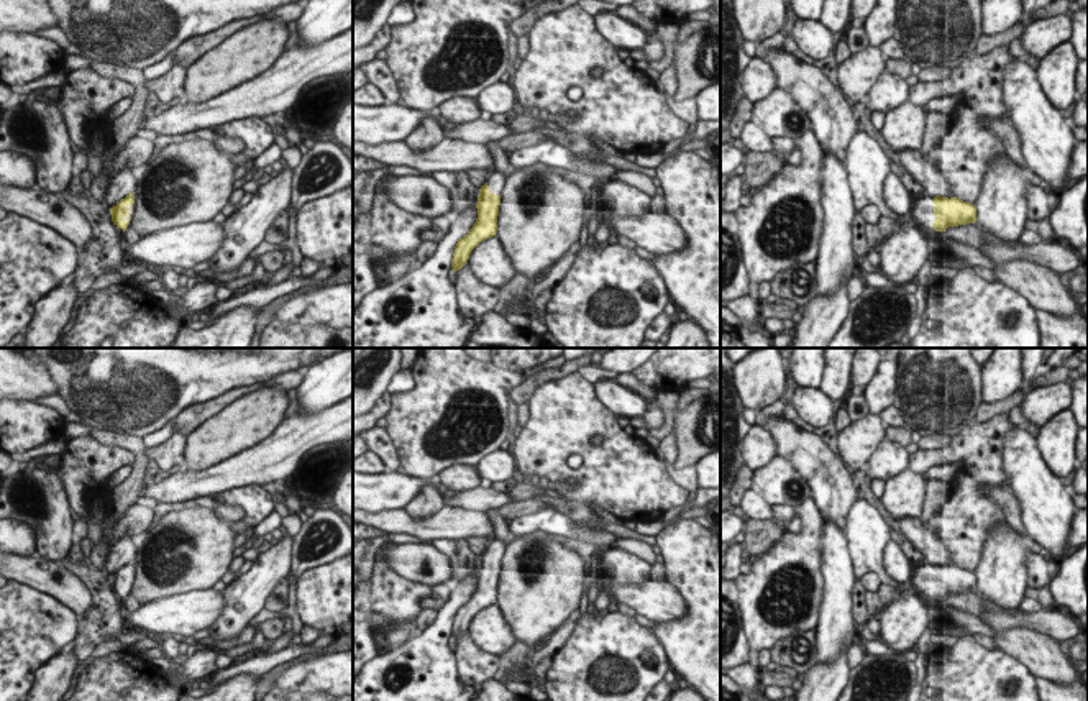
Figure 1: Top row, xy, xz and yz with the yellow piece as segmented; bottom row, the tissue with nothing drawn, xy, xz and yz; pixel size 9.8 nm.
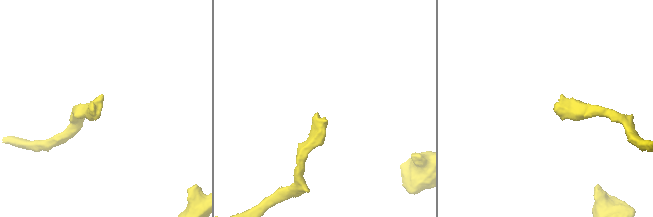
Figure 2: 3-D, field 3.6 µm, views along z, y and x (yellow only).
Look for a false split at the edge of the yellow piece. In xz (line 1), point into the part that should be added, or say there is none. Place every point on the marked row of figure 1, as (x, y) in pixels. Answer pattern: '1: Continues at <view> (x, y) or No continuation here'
1: Continues at xz (494, 181).

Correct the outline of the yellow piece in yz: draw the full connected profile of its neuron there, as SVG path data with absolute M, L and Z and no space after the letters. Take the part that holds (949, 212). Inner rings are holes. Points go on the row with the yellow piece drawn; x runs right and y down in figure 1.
M935 195L932 200L926 197L912 199L911 212L921 223L932 225L935 231L945 231L949 227L975 223L976 207L957 197Z

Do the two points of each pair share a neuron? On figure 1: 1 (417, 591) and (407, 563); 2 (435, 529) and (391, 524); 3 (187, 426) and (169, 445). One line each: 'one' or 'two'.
1: two
2: one
3: two

